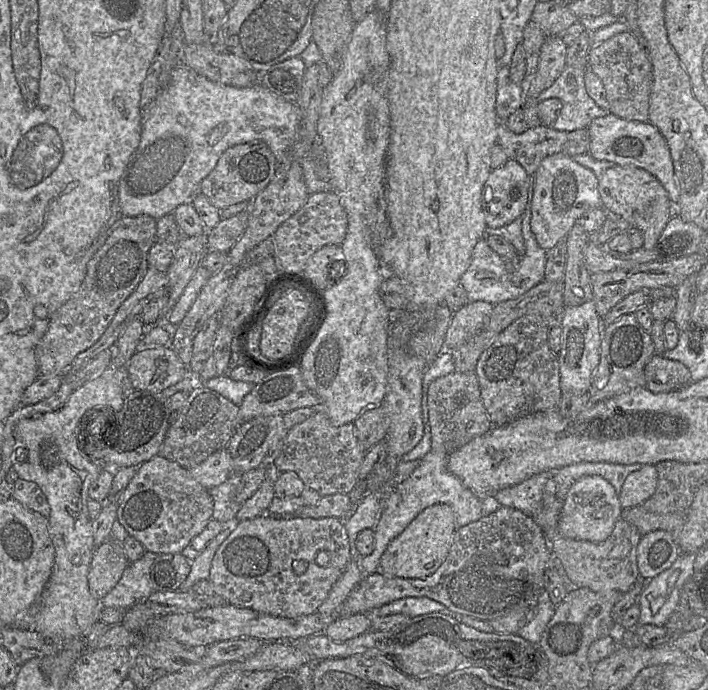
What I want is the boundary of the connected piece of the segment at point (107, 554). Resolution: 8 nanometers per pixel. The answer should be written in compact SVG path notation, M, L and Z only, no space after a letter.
M109 539L96 547L87 576L91 595L97 600L106 596L129 563L122 543Z

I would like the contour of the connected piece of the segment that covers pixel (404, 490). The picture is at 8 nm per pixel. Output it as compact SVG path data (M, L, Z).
M431 450L420 461L419 466L404 481L396 486L384 486L378 491L381 498L381 514L374 527L375 546L371 554L360 558L363 575L379 571L380 559L389 543L426 508L435 504L446 504L453 510L456 528L475 522L502 507L494 497L481 499L453 475L447 468L448 453Z

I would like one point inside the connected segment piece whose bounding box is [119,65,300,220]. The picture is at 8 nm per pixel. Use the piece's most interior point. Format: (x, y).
(194, 120)

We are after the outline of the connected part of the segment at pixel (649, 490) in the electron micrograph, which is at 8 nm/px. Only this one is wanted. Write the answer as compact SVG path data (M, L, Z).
M643 465L625 479L619 501L622 509L638 506L648 500L657 487L658 474L655 465Z

